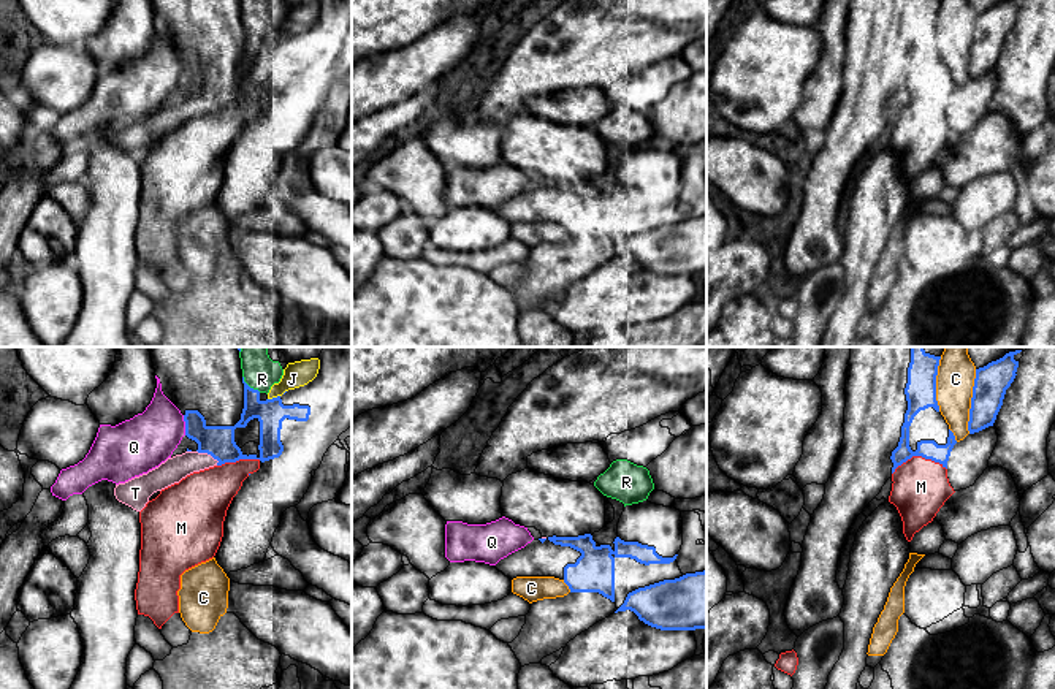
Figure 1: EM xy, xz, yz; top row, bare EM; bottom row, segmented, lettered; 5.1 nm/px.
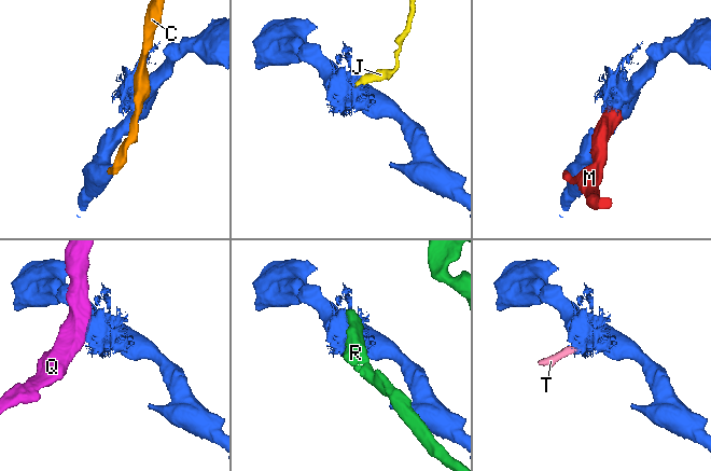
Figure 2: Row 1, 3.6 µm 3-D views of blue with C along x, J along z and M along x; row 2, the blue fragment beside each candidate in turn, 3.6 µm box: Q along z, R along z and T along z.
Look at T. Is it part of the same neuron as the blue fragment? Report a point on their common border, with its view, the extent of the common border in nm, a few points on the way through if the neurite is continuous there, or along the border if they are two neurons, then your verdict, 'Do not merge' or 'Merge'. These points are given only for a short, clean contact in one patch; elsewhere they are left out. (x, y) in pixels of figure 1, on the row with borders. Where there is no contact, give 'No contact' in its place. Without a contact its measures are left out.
Touches blue at xy (209, 453). Shared border 130 nm. Boundary: xy (197, 450), (209, 453), (217, 464). Do not merge

